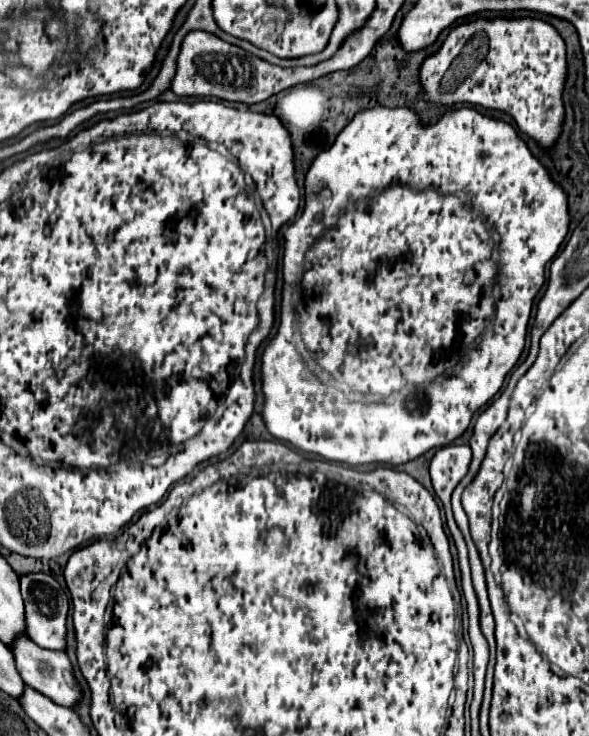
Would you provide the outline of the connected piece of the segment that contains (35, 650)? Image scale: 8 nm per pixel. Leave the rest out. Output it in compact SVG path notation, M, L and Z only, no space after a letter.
M19 637L15 641L13 653L15 653L15 663L19 667L19 673L23 675L23 681L29 687L39 691L41 695L47 695L47 699L51 699L53 703L69 707L69 709L73 709L73 707L77 707L81 703L81 687L79 687L79 683L75 679L73 665L71 665L71 661L69 661L69 657L65 653L41 649L29 637Z

